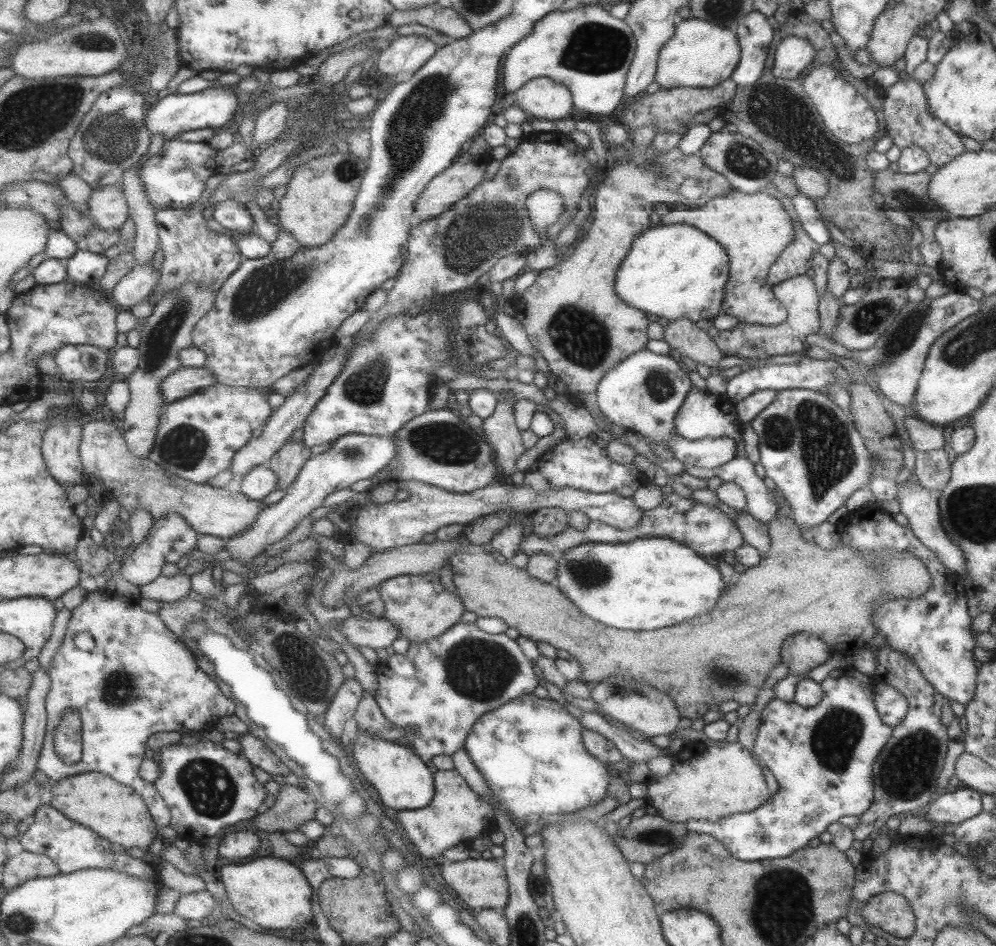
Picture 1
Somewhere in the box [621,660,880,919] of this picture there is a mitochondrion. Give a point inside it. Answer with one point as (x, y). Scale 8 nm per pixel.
(834, 738)

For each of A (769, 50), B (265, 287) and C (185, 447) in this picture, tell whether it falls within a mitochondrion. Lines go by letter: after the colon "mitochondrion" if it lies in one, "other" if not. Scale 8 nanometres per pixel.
A: other
B: mitochondrion
C: mitochondrion

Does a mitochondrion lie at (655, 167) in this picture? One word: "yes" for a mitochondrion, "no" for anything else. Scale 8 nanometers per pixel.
yes

